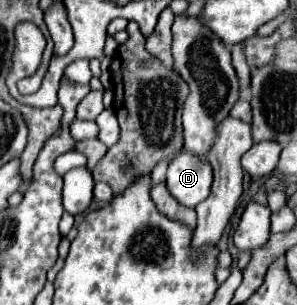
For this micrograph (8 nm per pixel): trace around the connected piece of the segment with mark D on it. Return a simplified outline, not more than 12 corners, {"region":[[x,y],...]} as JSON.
{"region":[[186,151],[170,163],[166,185],[182,205],[210,195],[204,157]]}

